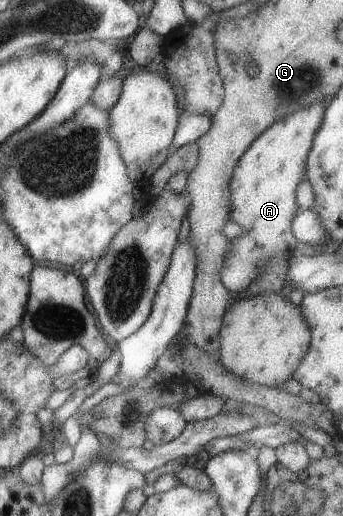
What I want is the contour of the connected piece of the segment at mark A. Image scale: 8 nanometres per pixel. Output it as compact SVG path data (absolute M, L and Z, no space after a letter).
M315 102L308 108L277 120L253 141L237 162L230 181L230 219L243 227L243 233L229 240L230 248L222 263L221 281L229 291L244 292L262 272L266 271L268 263L273 258L283 256L290 259L296 253L295 246L299 241L292 230L293 216L300 207L296 200L296 189L300 181L306 177L308 155L315 134L323 123L326 105Z

